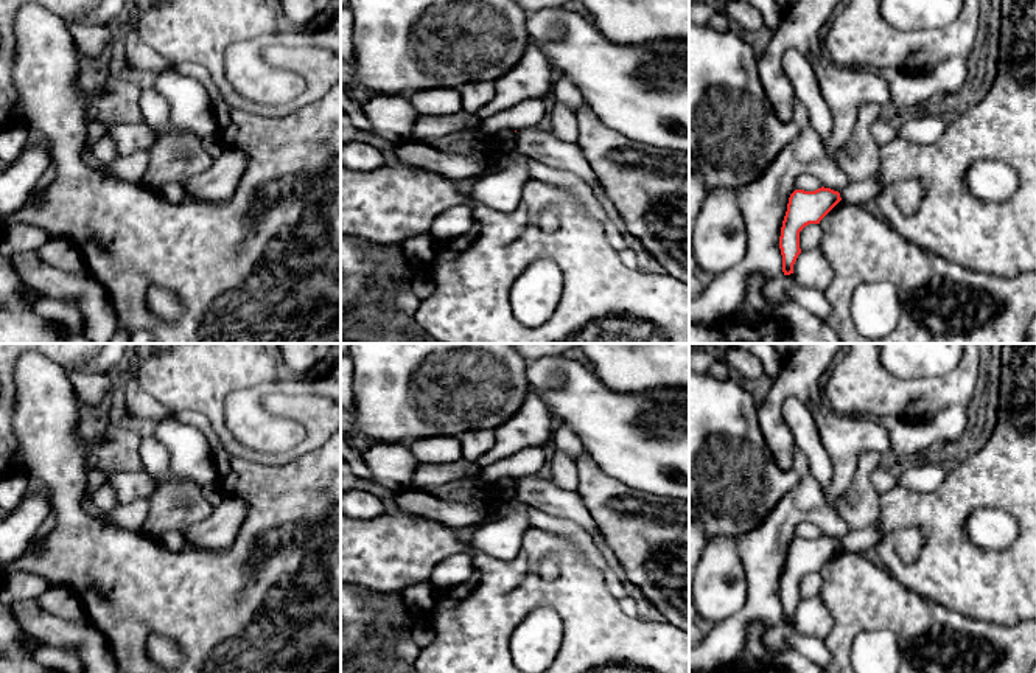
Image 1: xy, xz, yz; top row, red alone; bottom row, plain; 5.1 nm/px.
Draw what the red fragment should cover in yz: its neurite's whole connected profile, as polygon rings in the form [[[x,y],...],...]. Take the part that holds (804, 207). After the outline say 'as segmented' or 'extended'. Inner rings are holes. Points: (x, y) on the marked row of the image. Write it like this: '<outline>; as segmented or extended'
[[[824,187],[815,191],[795,190],[790,194],[779,236],[784,275],[793,274],[801,253],[800,232],[809,224],[820,224],[840,201],[838,191]]]; as segmented

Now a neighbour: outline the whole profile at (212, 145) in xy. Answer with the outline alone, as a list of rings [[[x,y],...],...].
[[[210,135],[202,138],[202,148],[215,160],[222,152],[224,145],[218,135]]]

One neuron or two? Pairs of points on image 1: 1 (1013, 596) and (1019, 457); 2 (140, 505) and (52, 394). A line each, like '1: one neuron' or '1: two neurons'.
1: one neuron
2: two neurons

